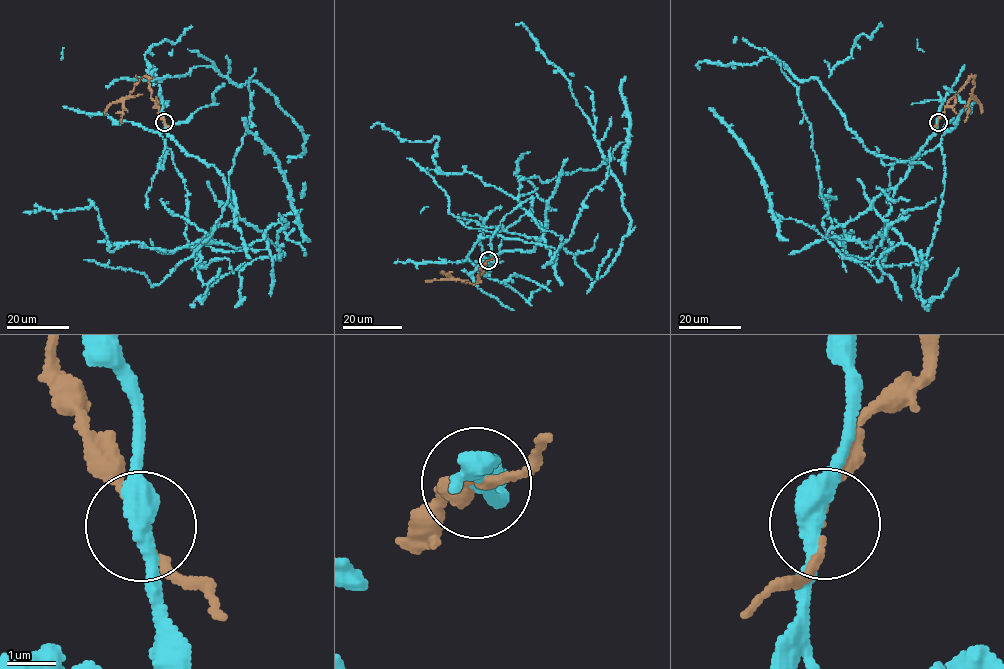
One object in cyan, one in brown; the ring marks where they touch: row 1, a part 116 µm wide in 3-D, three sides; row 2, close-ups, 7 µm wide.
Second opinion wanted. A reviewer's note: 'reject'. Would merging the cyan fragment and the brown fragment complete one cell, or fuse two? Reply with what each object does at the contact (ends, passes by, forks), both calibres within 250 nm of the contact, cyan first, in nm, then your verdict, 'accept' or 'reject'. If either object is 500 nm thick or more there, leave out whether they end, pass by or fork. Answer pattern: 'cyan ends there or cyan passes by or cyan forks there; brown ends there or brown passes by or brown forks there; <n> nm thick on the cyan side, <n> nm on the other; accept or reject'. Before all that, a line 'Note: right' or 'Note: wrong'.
Note: right
cyan passes by; brown passes by; 420 nm thick on the cyan side, 130 nm on the other; reject

